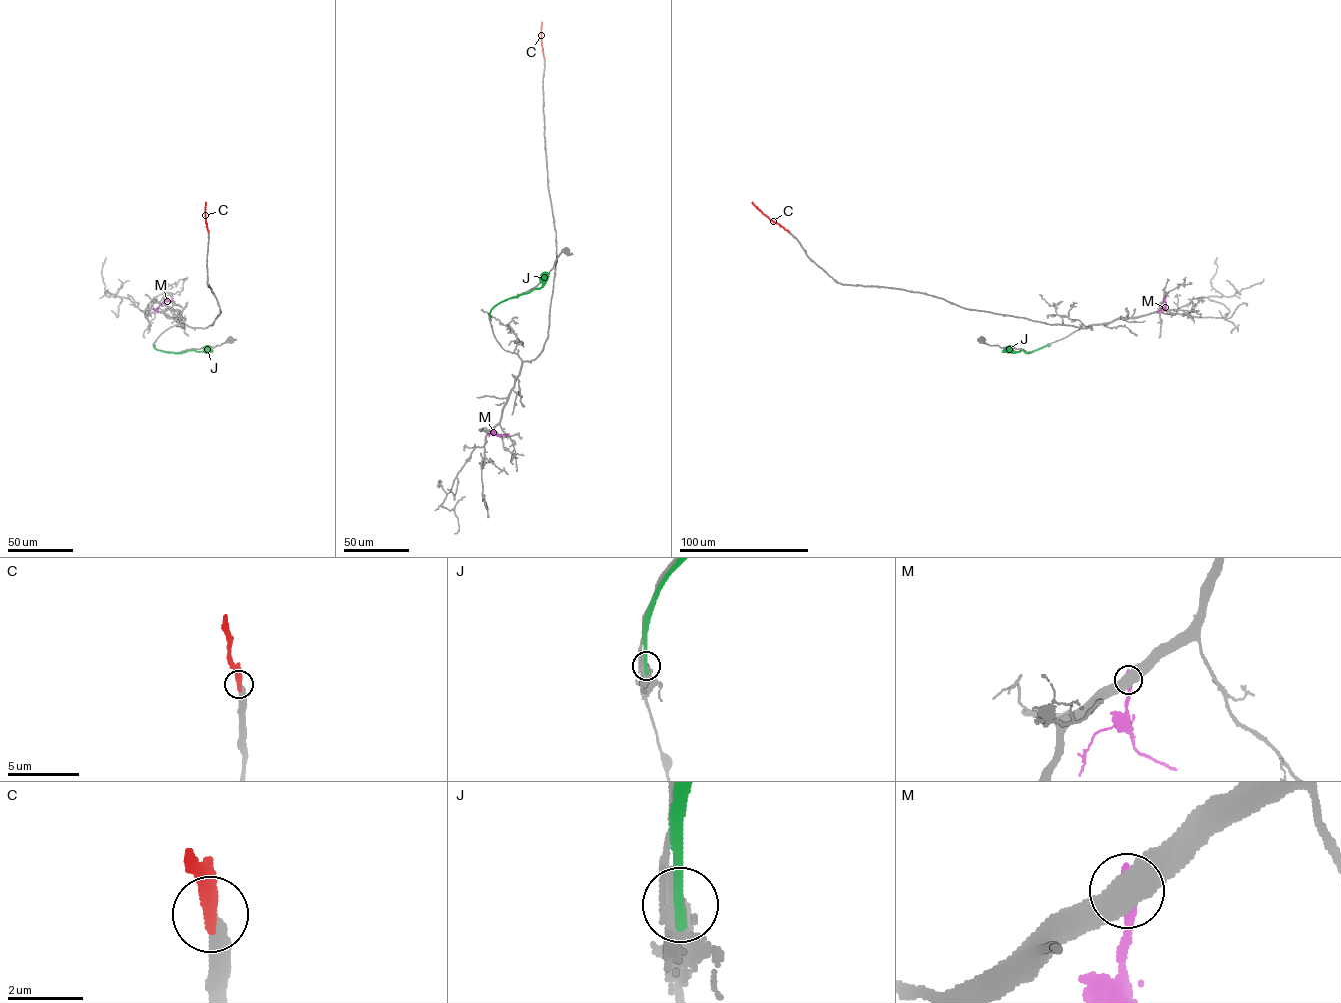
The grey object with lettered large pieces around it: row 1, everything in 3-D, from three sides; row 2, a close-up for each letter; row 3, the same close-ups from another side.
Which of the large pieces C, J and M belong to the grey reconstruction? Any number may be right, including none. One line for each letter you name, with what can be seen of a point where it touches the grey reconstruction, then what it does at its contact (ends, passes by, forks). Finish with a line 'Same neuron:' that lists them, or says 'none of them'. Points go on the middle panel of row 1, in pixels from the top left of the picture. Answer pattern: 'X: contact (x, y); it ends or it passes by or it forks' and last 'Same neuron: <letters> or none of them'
C: contact (544, 59); it ends
Same neuron: C

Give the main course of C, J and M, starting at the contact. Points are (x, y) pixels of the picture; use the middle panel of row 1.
C: (544, 58), (542, 22)
J: (489, 317), (491, 310), (502, 301), (540, 288), (545, 282), (546, 272)
M: (493, 427), (497, 436), (509, 433)

